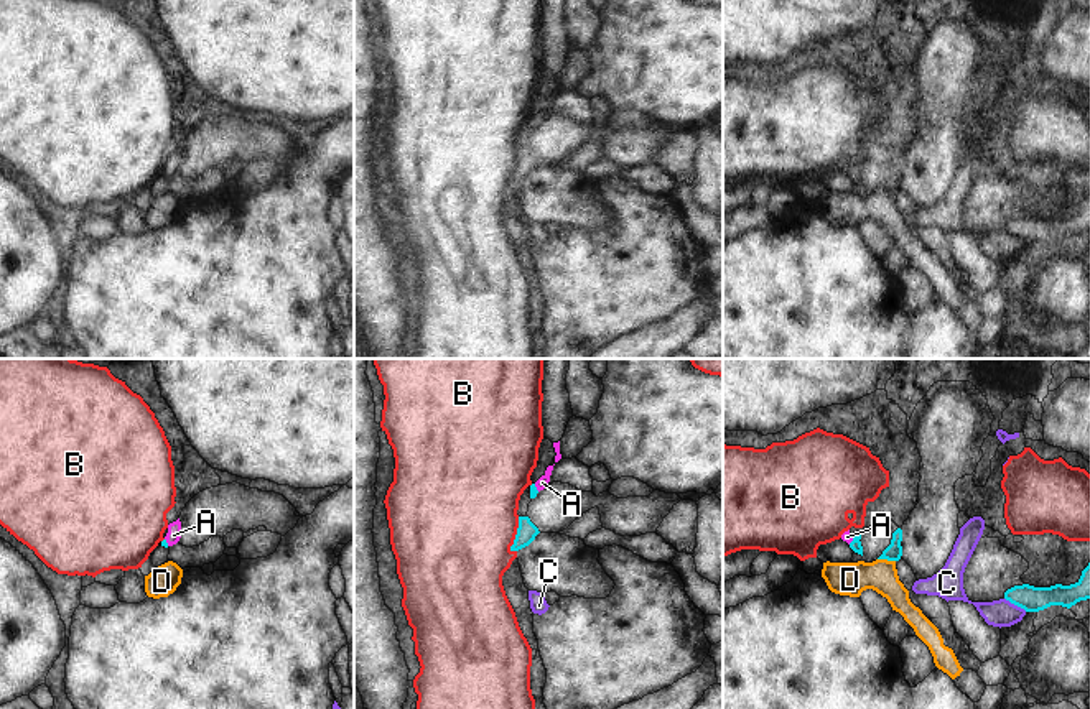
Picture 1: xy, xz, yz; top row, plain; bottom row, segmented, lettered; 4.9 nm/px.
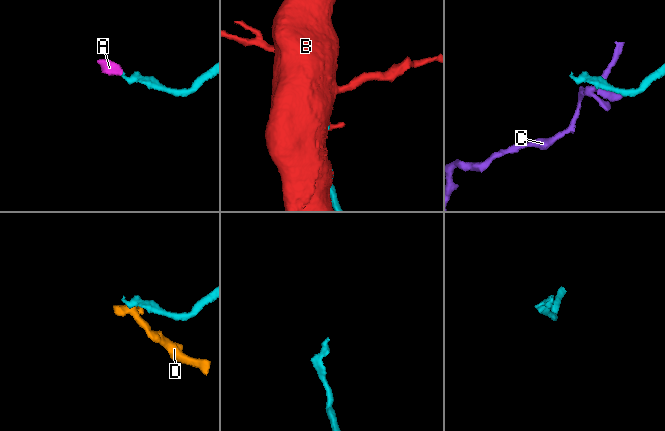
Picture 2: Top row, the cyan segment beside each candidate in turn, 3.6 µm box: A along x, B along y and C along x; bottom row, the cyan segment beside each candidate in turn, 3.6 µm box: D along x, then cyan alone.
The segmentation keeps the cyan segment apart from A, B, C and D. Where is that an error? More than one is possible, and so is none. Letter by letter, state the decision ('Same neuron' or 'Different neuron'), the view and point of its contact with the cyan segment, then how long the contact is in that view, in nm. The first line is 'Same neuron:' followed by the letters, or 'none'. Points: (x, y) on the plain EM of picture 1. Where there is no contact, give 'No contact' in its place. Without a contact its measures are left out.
Same neuron: A
A: Same neuron. Touches cyan at yz (853, 171). Shared border 60 nm
B: Different neuron. Touches cyan at xz (516, 166). Shared border 180 nm
C: Different neuron. Touches cyan at yz (1016, 236). Shared border 130 nm
D: Different neuron. Touches cyan at yz (886, 189). Shared border 90 nm

